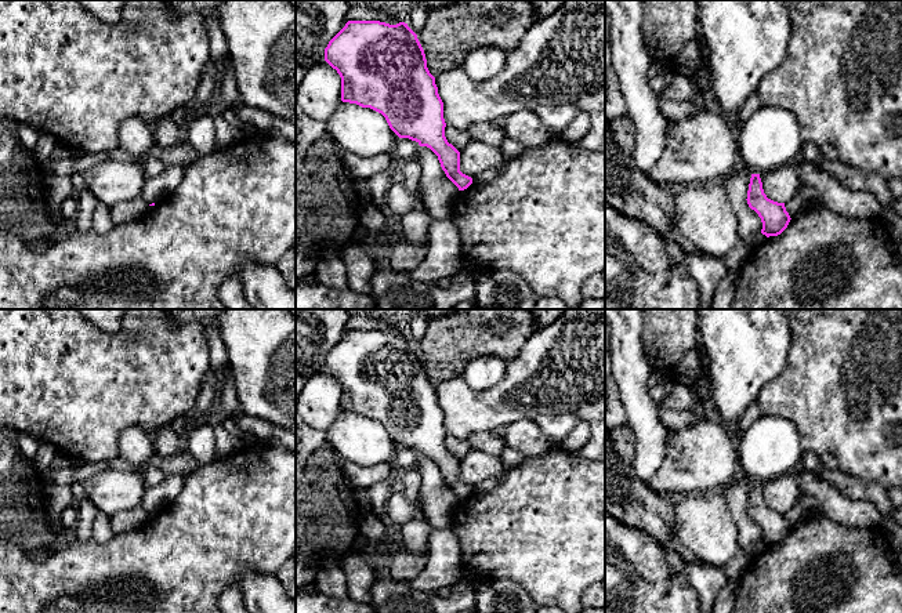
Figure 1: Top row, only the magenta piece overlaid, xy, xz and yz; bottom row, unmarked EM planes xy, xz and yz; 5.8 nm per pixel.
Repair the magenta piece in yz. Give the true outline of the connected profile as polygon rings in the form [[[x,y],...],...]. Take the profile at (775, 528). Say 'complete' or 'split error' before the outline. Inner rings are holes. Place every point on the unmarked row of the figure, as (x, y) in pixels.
complete; [[[751,483],[746,509],[749,516],[761,527],[762,544],[767,547],[778,545],[787,537],[791,527],[786,520],[785,512],[767,507],[760,483]]]

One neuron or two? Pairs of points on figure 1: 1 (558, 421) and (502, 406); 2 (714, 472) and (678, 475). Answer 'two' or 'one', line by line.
1: two
2: one

